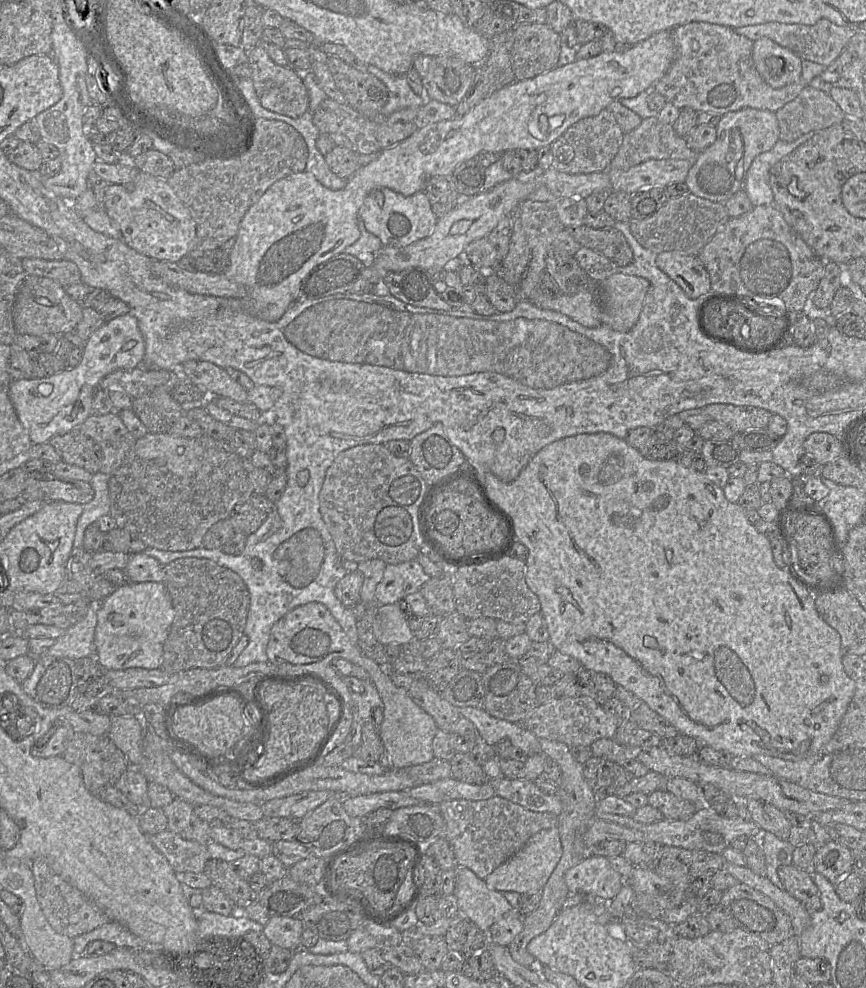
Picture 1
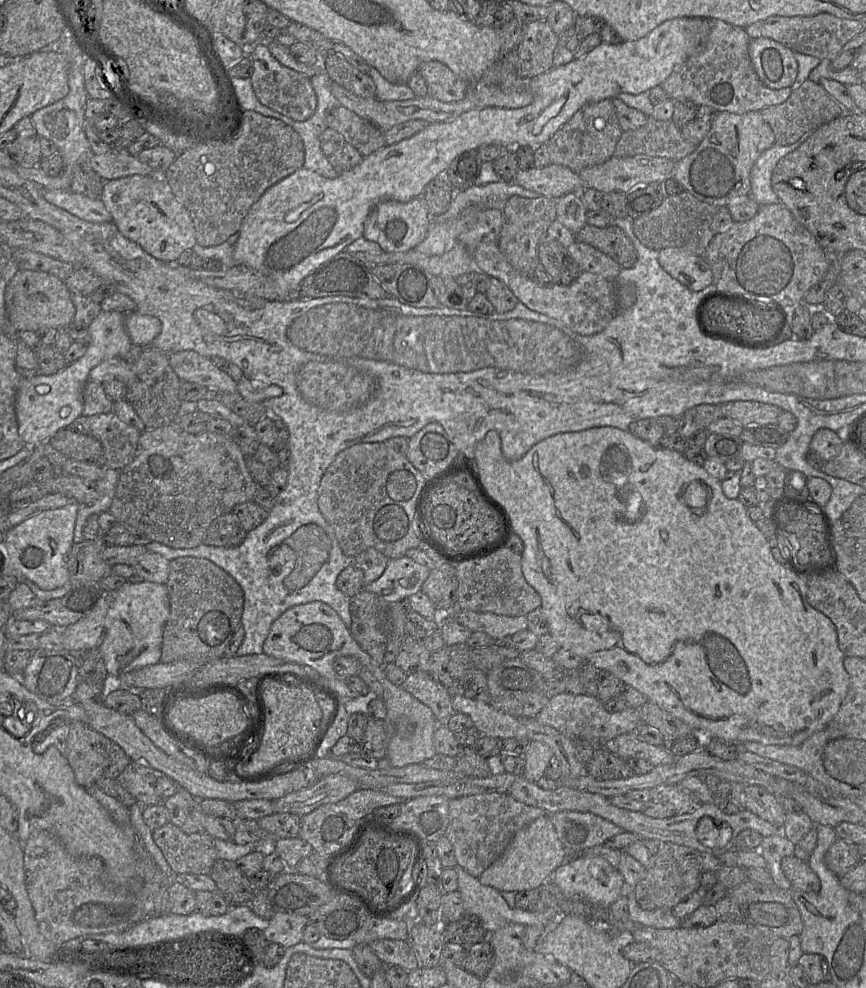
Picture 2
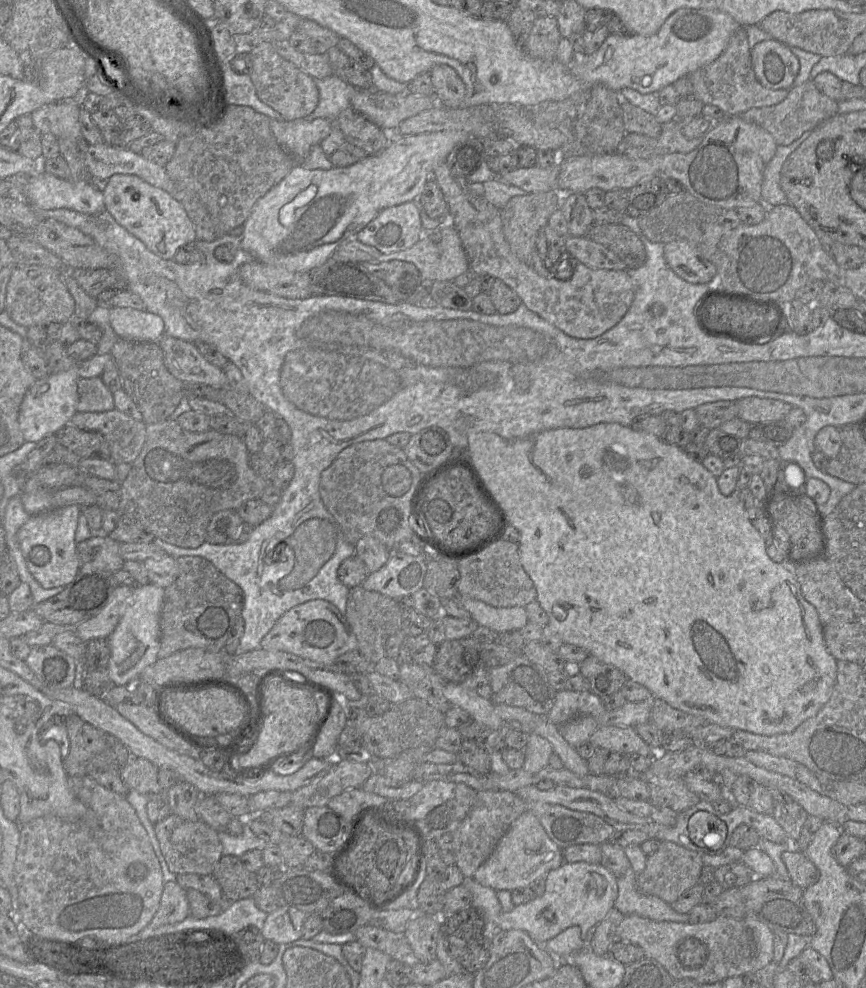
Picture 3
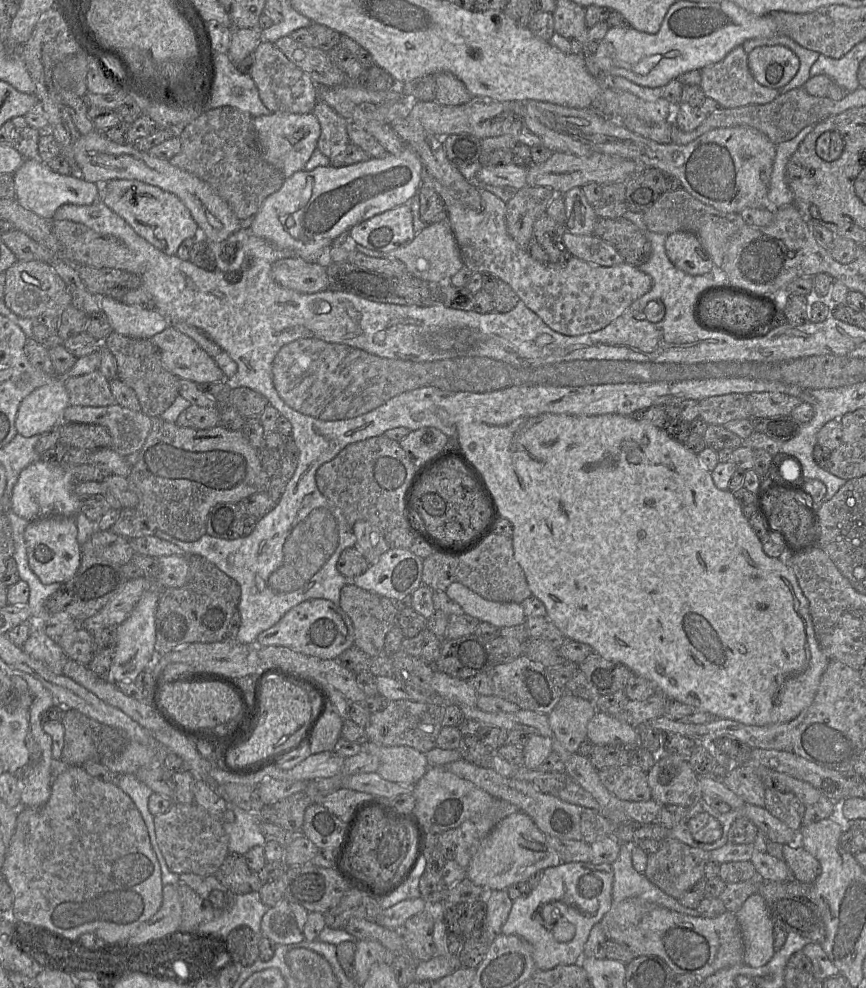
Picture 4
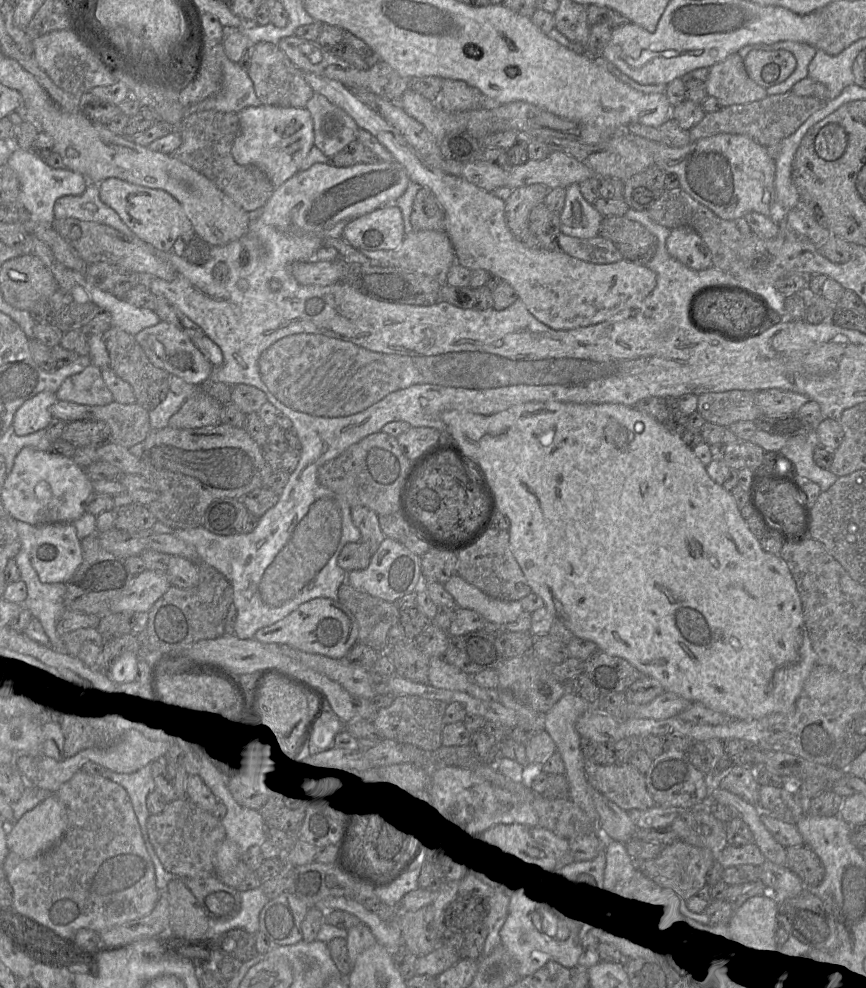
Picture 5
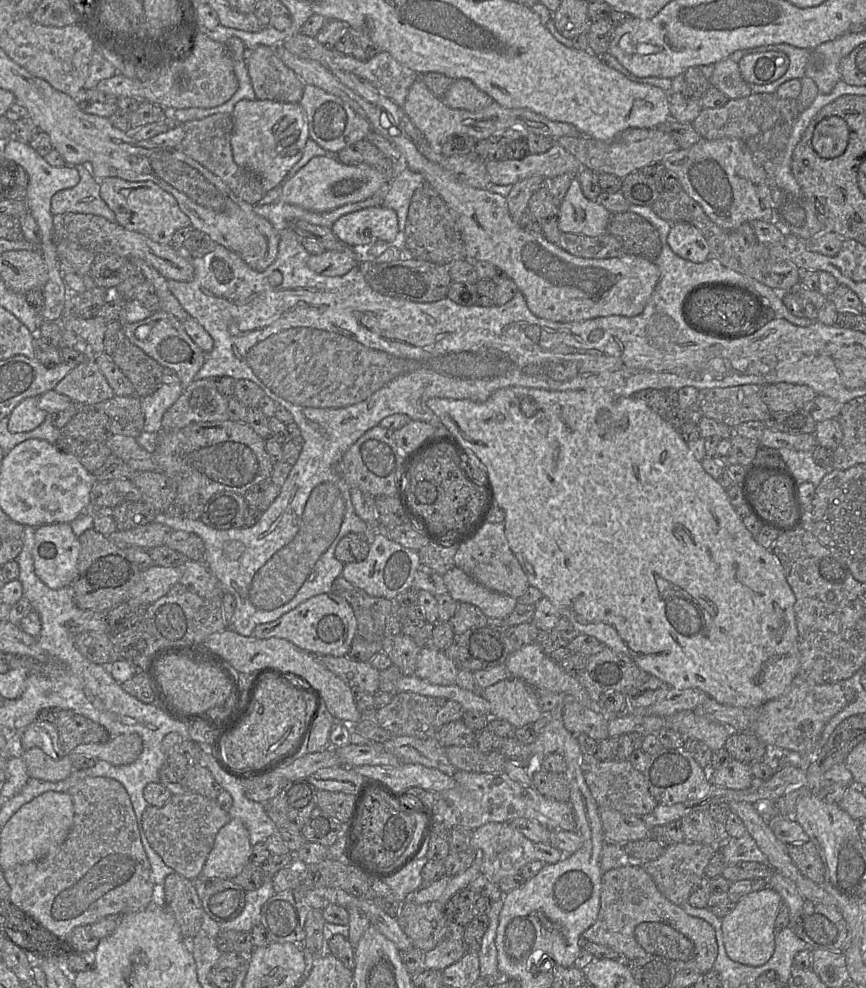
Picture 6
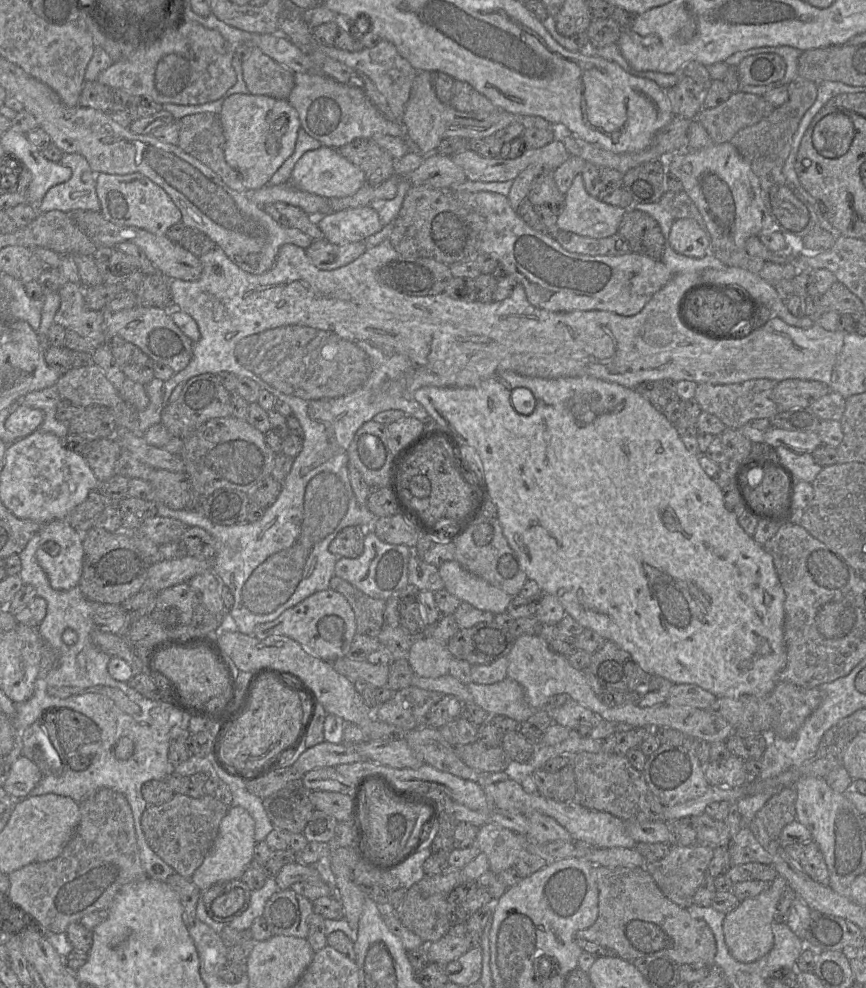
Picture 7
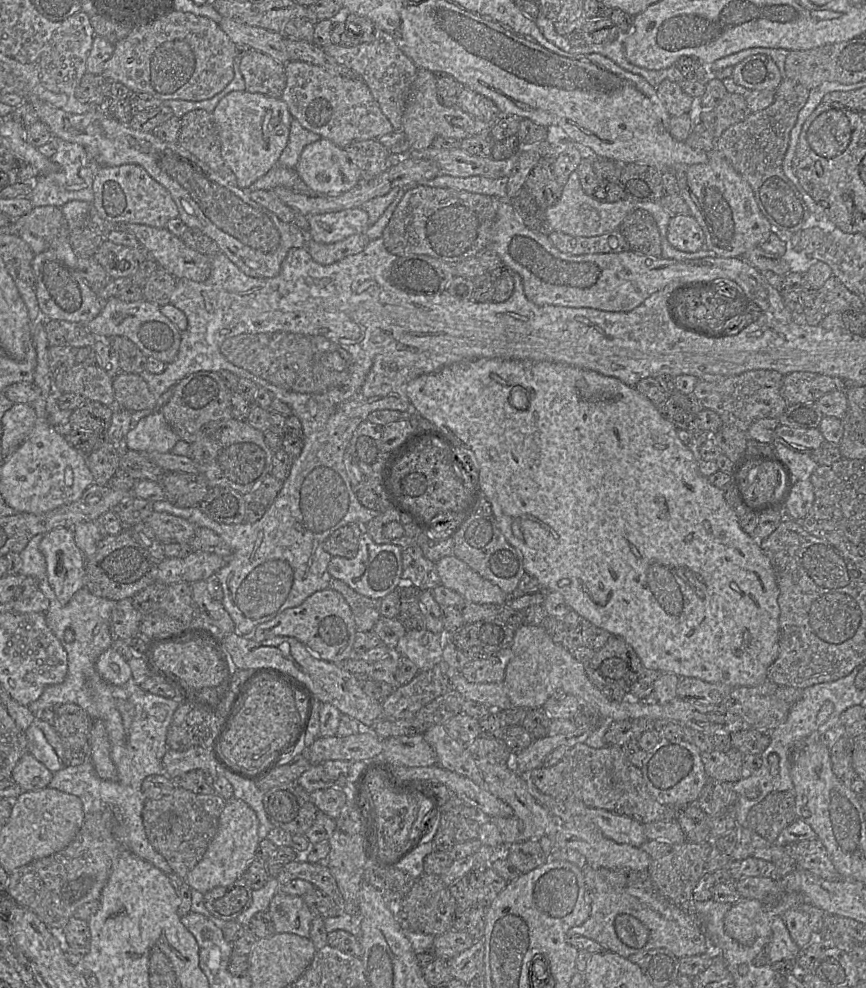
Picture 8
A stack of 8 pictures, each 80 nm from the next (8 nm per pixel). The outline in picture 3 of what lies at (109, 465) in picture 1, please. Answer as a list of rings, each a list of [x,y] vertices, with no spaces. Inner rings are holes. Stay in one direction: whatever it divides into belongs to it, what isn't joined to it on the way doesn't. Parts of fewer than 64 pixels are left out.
[[[116,408],[105,412],[76,412],[70,425],[85,431],[101,433],[110,448],[110,460],[115,464],[132,464],[146,441],[144,421],[137,421]]]

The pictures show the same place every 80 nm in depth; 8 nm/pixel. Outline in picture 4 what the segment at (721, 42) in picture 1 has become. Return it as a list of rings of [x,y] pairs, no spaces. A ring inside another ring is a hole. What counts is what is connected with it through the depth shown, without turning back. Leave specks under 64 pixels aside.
[[[741,45],[732,49],[719,62],[708,65],[700,71],[700,87],[705,96],[715,100],[723,108],[737,108],[750,104],[767,104],[781,94],[778,89],[763,86],[753,77],[748,67],[748,54]]]

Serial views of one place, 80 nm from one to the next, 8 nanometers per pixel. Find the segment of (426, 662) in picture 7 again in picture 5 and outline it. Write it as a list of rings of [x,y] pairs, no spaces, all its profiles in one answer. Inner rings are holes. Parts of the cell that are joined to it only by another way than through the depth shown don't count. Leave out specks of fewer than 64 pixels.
[[[430,657],[428,681],[435,688],[466,692],[471,677],[447,663],[443,657]]]

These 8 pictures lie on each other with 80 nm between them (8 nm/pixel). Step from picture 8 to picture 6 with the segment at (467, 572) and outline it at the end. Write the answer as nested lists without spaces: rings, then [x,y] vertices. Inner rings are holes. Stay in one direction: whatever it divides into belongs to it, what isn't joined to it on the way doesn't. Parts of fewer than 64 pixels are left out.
[[[456,566],[443,575],[443,581],[455,601],[478,607],[488,618],[506,619],[518,602],[511,596],[483,587]]]

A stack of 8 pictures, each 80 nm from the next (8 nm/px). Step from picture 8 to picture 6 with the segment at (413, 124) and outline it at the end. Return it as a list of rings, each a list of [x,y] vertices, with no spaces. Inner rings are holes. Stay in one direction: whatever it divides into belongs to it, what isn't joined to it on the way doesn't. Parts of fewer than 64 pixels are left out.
[[[419,77],[410,87],[402,108],[415,127],[423,134],[429,146],[432,149],[438,149],[439,152],[443,142],[453,134],[466,134],[479,141],[489,138],[499,131],[517,128],[524,134],[534,133],[553,140],[563,136],[583,136],[572,124],[549,120],[545,116],[526,108],[506,108],[495,101],[479,111],[450,108],[442,99],[436,97]]]

